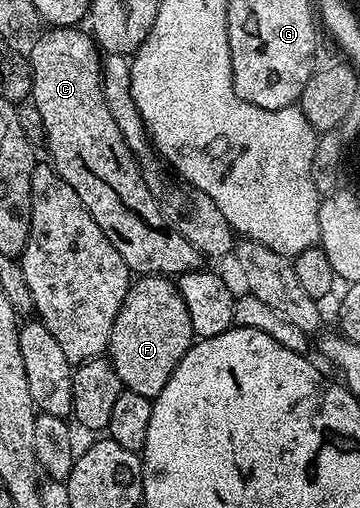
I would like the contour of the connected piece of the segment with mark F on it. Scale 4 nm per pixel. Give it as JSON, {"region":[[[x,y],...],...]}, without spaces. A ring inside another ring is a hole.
{"region":[[[142,275],[131,280],[122,301],[122,309],[118,309],[118,317],[114,317],[106,355],[127,390],[142,393],[142,397],[153,400],[158,393],[162,393],[178,361],[182,361],[193,342],[190,313],[186,313],[186,301],[182,301],[182,293],[176,288],[175,282],[166,275]]]}

